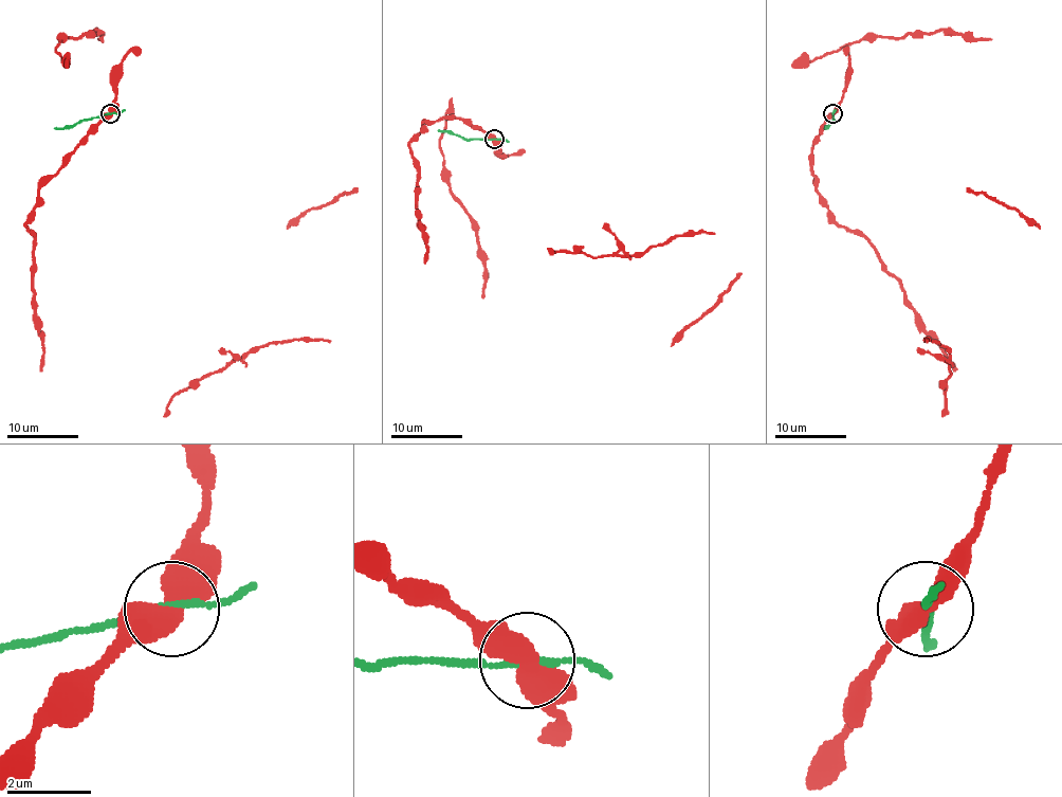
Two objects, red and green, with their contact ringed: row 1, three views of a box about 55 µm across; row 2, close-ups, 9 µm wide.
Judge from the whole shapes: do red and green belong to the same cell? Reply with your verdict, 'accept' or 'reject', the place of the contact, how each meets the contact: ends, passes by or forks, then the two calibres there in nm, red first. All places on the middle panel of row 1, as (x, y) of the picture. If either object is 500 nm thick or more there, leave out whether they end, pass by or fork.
reject; place (494, 139); red passes by; green passes by; calibres 480 and 130 nm

